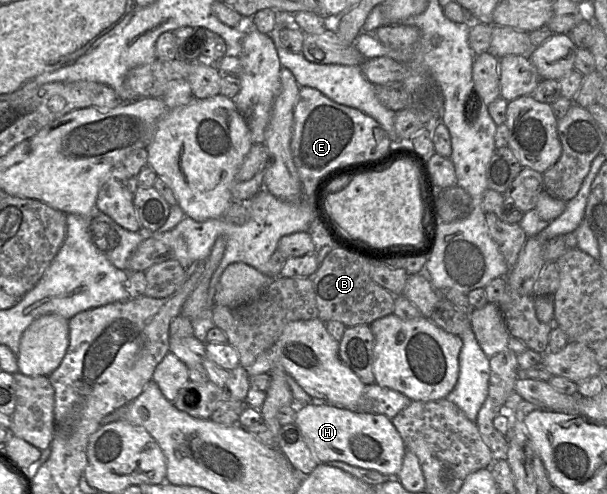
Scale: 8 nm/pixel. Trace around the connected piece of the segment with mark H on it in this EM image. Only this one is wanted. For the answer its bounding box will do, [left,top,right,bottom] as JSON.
[294,404,406,478]

